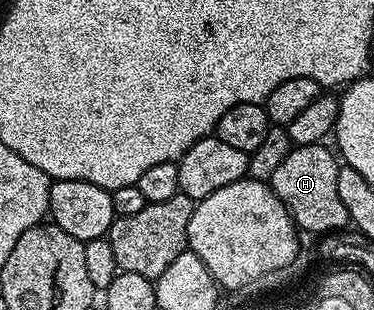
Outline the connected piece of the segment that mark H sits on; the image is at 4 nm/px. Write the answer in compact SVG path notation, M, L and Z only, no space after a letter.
M323 143L294 146L281 160L281 165L269 180L272 191L279 196L281 203L285 203L289 215L304 234L331 235L339 231L335 229L348 228L349 225L345 203L341 203L341 195L337 195L337 175L341 161L325 146Z

